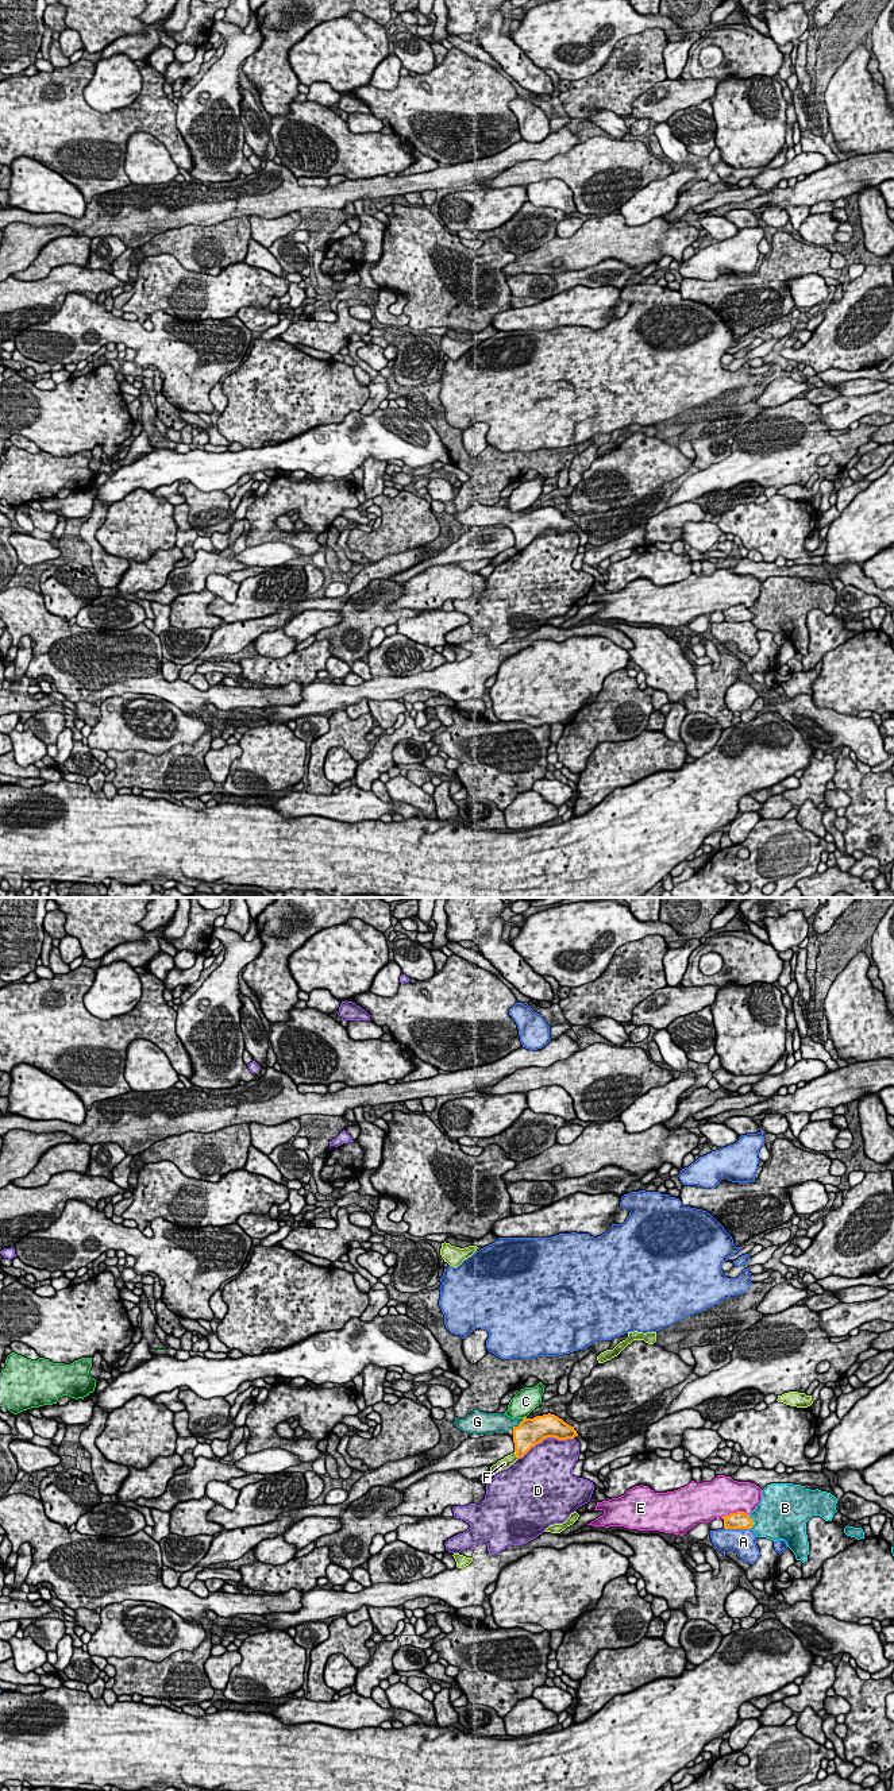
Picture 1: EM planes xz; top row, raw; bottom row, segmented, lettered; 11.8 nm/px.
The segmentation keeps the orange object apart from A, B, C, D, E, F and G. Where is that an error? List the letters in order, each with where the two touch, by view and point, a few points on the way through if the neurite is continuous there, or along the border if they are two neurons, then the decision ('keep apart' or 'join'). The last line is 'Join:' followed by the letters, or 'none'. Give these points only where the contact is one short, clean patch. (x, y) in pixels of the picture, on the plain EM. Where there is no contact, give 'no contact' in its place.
A: meets orange in xz at (738, 621); border along xz (724, 620), (750, 622); keep apart
B: meets orange in xz at (752, 614); keep apart
C: meets orange in xz at (524, 510); border along xz (526, 509), (523, 512); keep apart
D: meets orange in xz at (546, 531); keep apart
E: meets orange in xz at (733, 606); keep apart
F: meets orange in xz at (516, 548); keep apart
G: meets orange in xz at (515, 520); runs through xz (530, 525), (521, 520), (515, 520), (494, 514); join
Join: G

